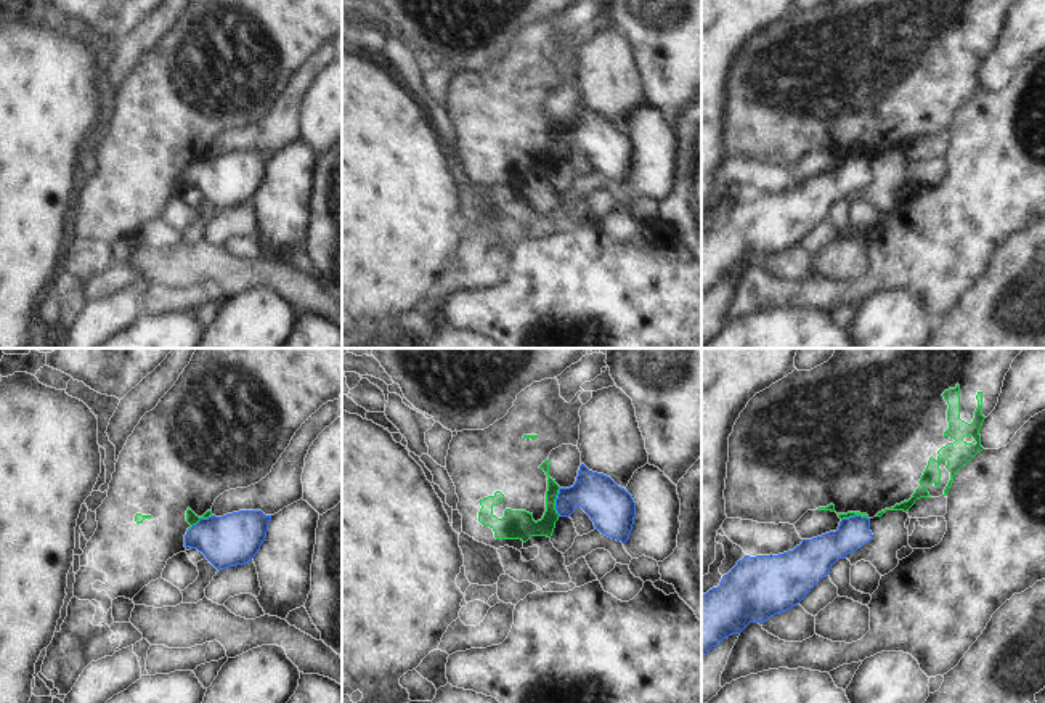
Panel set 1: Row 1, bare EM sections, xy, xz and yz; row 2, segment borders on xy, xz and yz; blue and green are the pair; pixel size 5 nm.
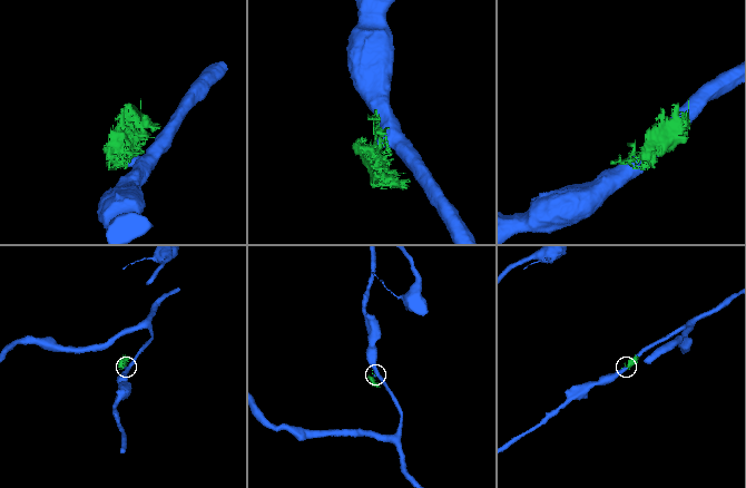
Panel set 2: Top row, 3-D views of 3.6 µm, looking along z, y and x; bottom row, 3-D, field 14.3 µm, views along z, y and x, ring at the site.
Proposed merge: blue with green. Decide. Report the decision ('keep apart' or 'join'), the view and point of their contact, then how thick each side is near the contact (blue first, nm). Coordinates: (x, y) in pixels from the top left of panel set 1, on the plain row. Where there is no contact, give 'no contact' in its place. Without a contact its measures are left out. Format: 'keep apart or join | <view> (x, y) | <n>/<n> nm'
keep apart | xz (556, 143) | 220/140 nm

